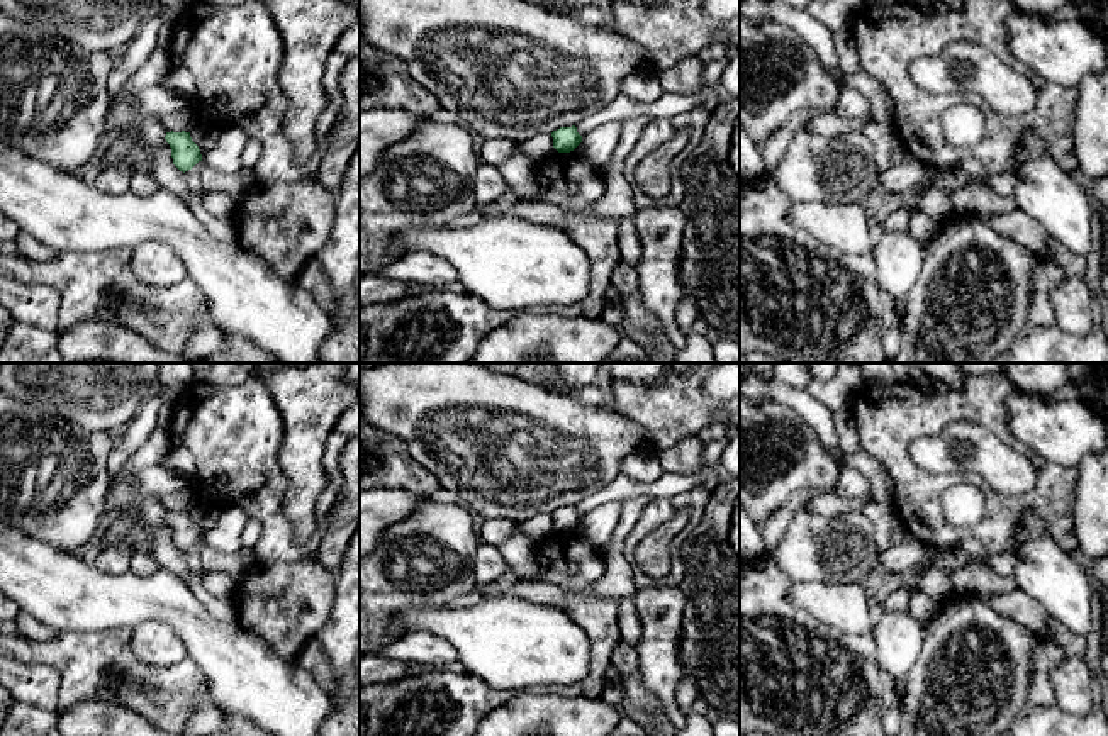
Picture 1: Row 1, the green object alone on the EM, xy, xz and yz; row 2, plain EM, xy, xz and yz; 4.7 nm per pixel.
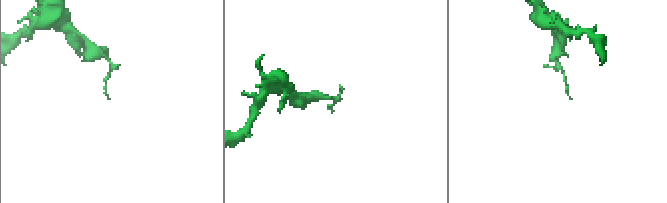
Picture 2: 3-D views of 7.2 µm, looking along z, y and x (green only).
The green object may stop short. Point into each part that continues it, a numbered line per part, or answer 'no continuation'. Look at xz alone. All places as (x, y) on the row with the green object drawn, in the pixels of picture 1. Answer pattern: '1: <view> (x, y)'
no continuation

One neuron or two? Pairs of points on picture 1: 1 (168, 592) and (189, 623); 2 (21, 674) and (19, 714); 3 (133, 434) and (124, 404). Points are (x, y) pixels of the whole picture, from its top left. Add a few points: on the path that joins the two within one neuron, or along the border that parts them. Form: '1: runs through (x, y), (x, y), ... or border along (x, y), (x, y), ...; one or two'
1: runs through (170, 599), (187, 616); one
2: border along (17, 701), (56, 713); two
3: border along (153, 390), (124, 428); two

